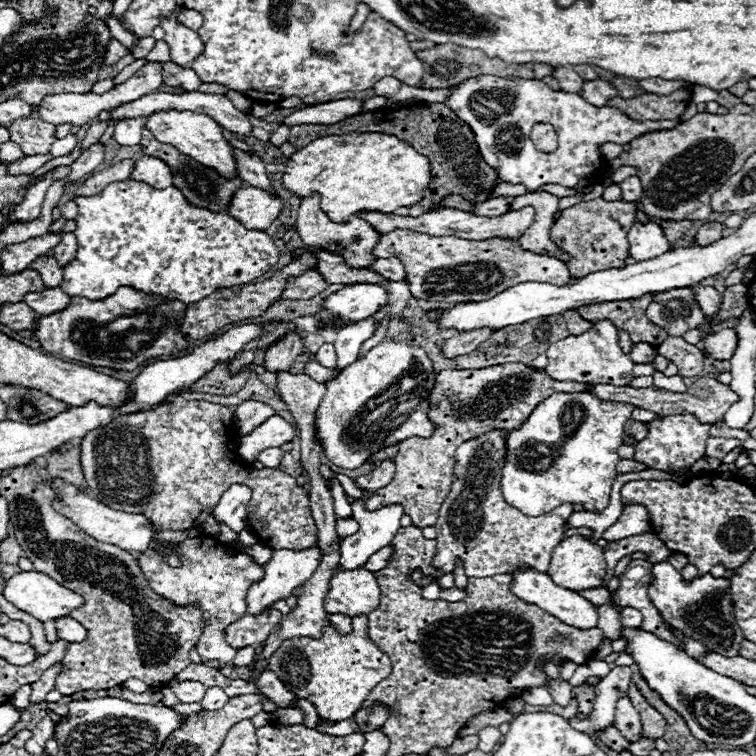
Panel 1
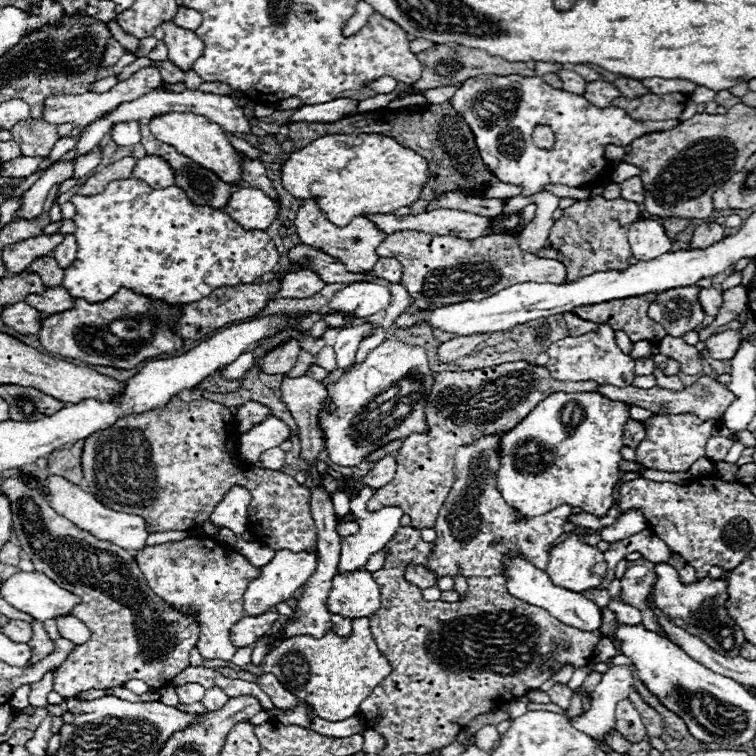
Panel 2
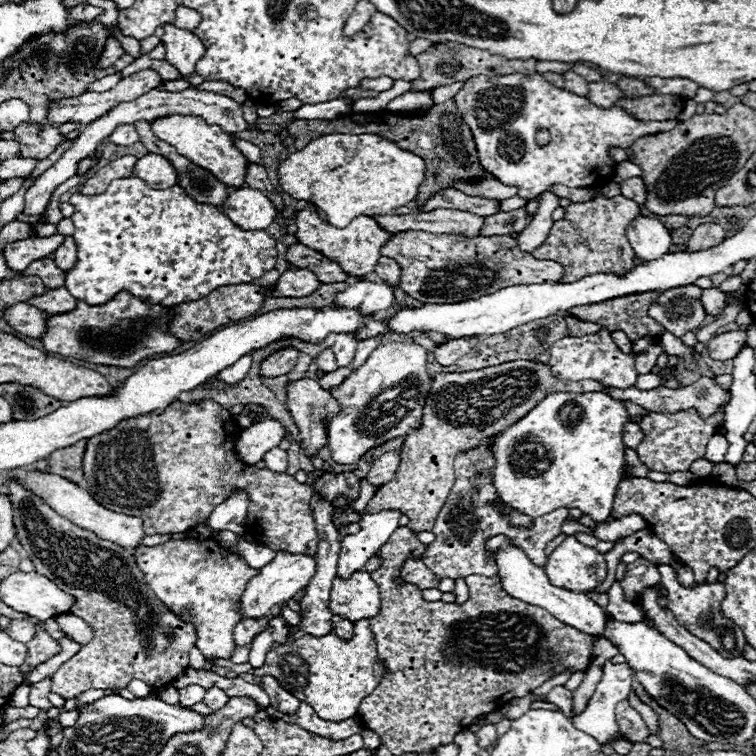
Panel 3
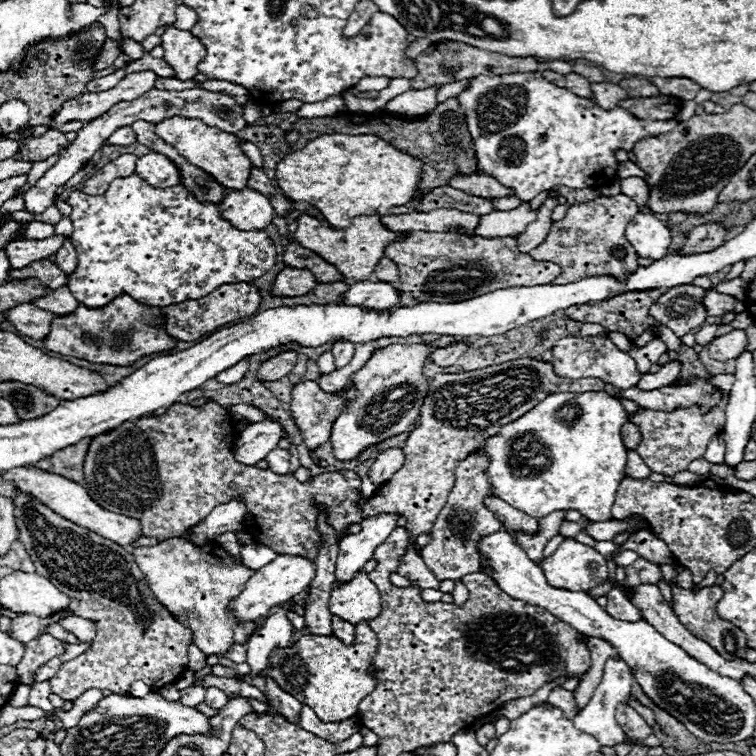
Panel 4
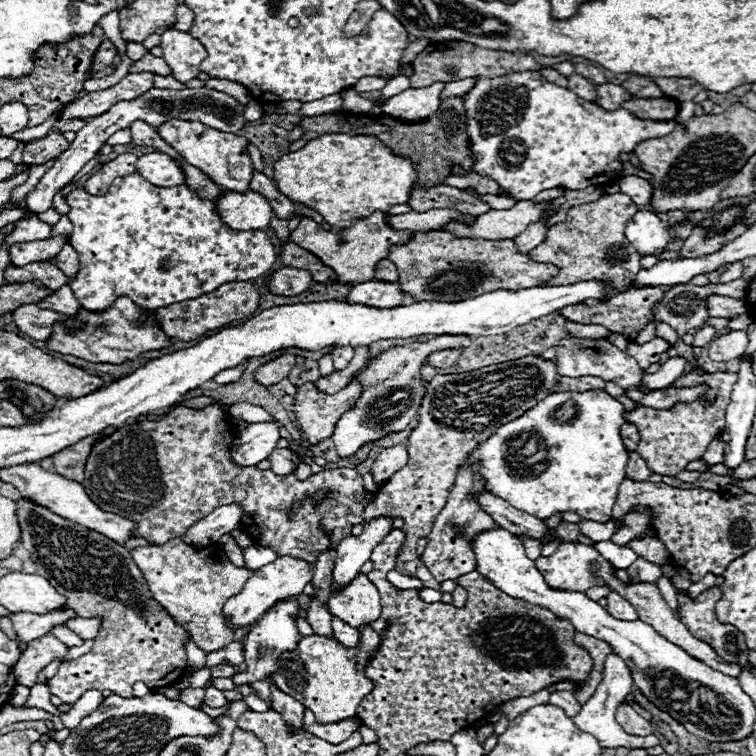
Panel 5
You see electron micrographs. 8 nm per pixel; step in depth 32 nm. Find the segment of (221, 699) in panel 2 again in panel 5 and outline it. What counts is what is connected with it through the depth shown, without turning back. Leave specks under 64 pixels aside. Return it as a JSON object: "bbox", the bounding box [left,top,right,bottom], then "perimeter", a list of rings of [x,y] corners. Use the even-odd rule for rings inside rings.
{"bbox":[204,688,228,708],"perimeter":[[[206,688],[206,696],[204,696],[204,704],[206,706],[210,706],[210,708],[220,708],[220,706],[224,706],[228,700],[224,698],[224,694],[222,694],[222,690],[218,690],[218,688]]]}

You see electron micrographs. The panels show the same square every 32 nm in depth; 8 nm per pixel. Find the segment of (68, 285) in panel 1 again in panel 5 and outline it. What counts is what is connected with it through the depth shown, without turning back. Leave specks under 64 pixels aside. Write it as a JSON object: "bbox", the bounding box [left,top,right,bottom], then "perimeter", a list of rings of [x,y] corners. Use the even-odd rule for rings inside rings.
{"bbox":[66,172,276,312],"perimeter":[[[135,172],[116,178],[104,196],[92,196],[84,188],[76,188],[66,196],[70,206],[68,220],[72,220],[74,230],[68,236],[72,248],[76,248],[80,258],[80,270],[70,282],[74,296],[88,312],[104,312],[120,296],[128,296],[138,308],[154,310],[170,306],[182,300],[198,298],[216,290],[226,282],[248,282],[268,270],[276,262],[276,250],[262,230],[232,230],[216,214],[214,204],[202,200],[196,192],[188,190],[186,184],[160,188],[144,180]]]}

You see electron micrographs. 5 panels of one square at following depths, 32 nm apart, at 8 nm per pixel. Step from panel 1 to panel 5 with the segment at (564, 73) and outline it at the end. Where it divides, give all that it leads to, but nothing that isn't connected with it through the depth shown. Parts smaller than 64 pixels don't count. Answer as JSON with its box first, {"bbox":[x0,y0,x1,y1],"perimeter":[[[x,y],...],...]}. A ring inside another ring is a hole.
{"bbox":[568,74,598,102],"perimeter":[[[574,74],[574,76],[568,78],[568,88],[570,88],[576,96],[580,96],[580,98],[584,98],[584,100],[590,100],[590,102],[596,102],[596,100],[598,100],[596,90],[594,90],[594,84],[592,84],[590,80],[578,76],[578,74]]]}

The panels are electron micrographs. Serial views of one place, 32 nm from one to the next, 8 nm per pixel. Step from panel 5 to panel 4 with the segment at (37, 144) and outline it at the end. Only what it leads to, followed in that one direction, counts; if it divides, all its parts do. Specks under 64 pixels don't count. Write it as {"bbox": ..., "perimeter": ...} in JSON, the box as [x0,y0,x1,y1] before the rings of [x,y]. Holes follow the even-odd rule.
{"bbox":[20,128,68,162],"perimeter":[[[50,128],[44,136],[40,138],[26,138],[20,140],[20,150],[22,150],[22,160],[30,160],[30,162],[42,162],[58,152],[62,152],[64,148],[68,148],[68,140],[62,132],[58,132],[56,128]]]}

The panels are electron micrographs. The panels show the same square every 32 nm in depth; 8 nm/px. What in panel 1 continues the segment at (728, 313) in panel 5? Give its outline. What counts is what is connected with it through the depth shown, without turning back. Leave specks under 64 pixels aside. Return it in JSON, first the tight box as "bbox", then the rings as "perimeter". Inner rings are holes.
{"bbox":[694,284,722,316],"perimeter":[[[696,284],[694,290],[696,290],[696,300],[698,300],[702,312],[706,316],[716,316],[718,308],[722,304],[720,292],[716,288],[712,288],[712,286],[700,286],[700,284]]]}

